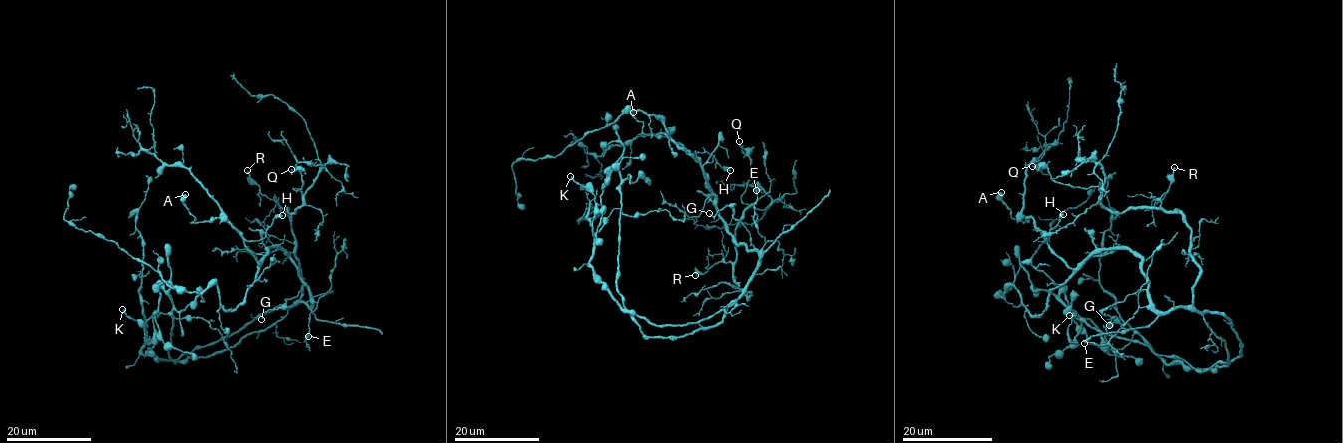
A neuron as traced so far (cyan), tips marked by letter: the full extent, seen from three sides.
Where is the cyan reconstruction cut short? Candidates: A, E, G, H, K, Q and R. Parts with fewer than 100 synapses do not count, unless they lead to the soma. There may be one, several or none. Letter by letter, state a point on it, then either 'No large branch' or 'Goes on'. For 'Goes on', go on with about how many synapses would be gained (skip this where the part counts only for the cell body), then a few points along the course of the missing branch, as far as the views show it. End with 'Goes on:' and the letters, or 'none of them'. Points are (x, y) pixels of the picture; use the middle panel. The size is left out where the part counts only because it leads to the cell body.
A: Place: (633, 112). No large branch
E: Place: (756, 190). No large branch
G: Place: (709, 213). No large branch
H: Place: (730, 170). No large branch
K: Place: (570, 176). No large branch
Q: Place: (739, 141). No large branch
R: Place: (695, 275). No large branch
Goes on: none of them

